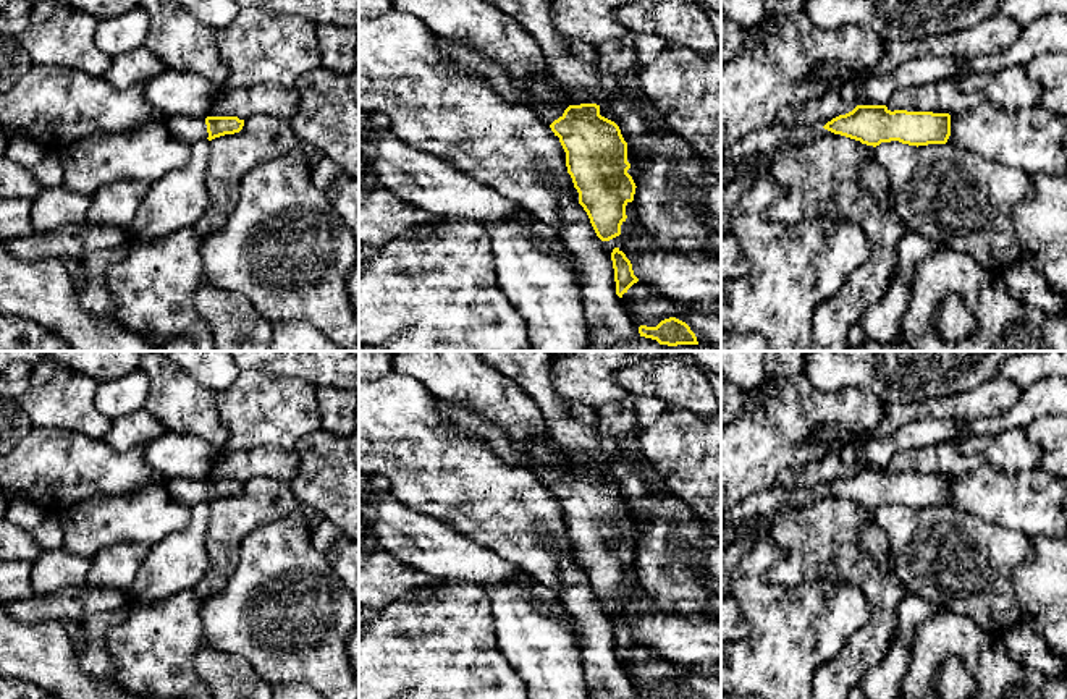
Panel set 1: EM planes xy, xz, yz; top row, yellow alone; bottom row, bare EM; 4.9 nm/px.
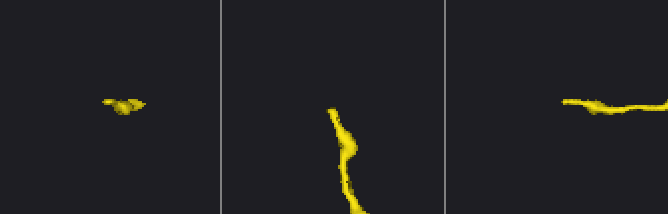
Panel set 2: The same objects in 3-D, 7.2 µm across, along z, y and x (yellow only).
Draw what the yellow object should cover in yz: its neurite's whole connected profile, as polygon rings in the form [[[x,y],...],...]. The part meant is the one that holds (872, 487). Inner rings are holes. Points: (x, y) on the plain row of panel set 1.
[[[857,468],[852,474],[833,481],[823,490],[873,510],[891,503],[918,510],[946,506],[951,498],[951,477],[891,474],[886,468]]]

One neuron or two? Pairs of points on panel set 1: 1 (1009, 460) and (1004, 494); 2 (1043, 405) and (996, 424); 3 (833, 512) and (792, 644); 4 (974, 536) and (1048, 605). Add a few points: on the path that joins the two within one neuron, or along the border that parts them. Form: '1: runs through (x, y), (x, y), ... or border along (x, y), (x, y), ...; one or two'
1: border along (985, 460), (1007, 473), (1020, 473), (1037, 466); two
2: runs through (1032, 405), (1020, 415), (1007, 419); one
3: border along (773, 581), (797, 584), (830, 580), (849, 584); two
4: border along (1030, 539), (1032, 557), (1012, 571), (1017, 610); two

